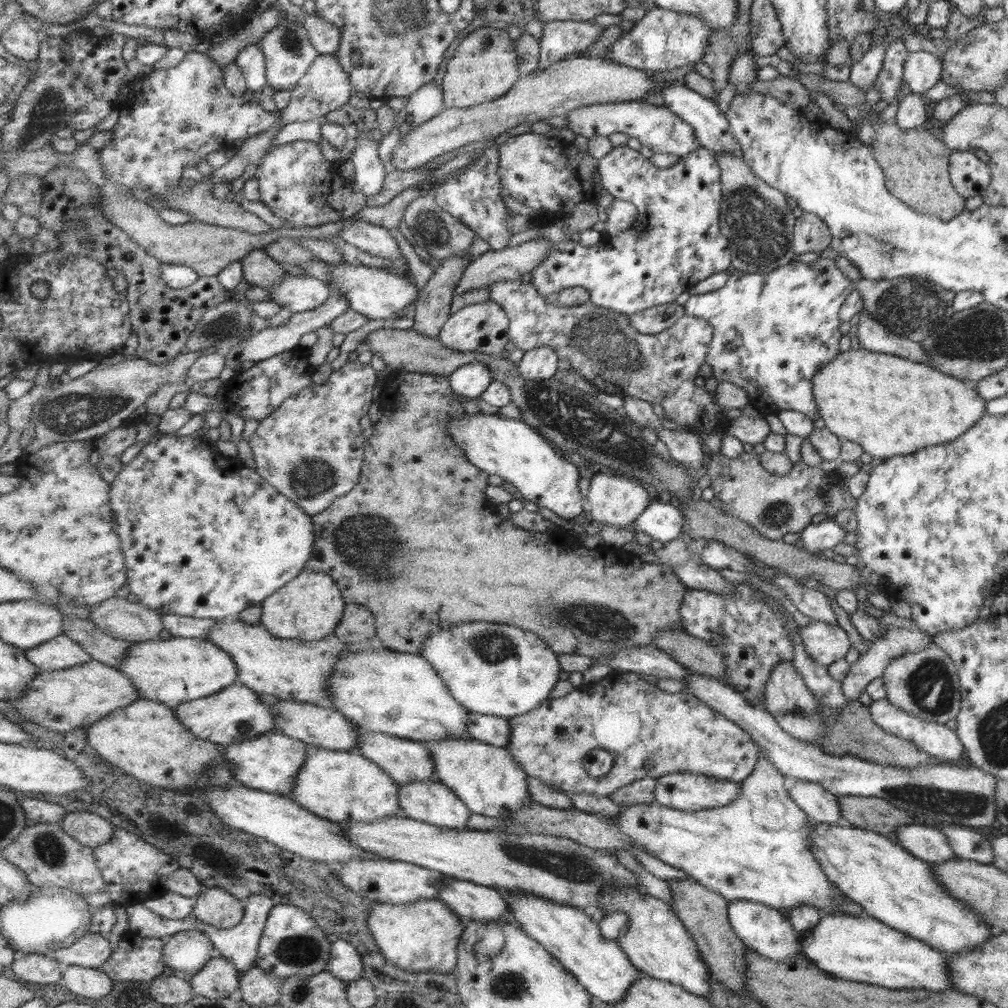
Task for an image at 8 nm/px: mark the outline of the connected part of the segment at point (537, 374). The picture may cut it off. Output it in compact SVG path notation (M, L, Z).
M539 347L526 351L518 364L519 372L528 381L552 379L557 372L560 356L551 347Z

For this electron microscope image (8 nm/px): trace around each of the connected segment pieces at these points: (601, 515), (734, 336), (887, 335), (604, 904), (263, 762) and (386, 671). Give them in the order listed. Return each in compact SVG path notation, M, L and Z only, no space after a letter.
M599 472L590 473L590 489L587 494L587 515L596 524L617 526L621 529L632 529L641 514L647 510L654 499L654 493L639 481L630 480L628 477L618 477Z
M818 258L812 263L804 264L796 259L785 266L775 268L765 274L747 274L739 271L730 271L730 275L722 288L715 290L715 292L705 292L705 294L690 296L688 301L684 304L684 307L686 308L687 315L707 320L708 323L712 325L713 335L707 352L707 363L711 368L713 378L716 378L717 381L725 380L740 386L746 392L749 402L755 402L755 406L769 406L769 404L773 404L778 410L800 412L814 420L819 416L814 397L812 396L812 376L817 367L828 363L829 360L835 358L840 352L839 346L837 345L839 337L841 336L838 328L841 321L838 312L845 297L847 297L849 292L853 289L854 283L849 282L849 280L841 274L841 271L836 267L833 261L824 261L822 258Z
M861 310L856 326L859 346L876 353L887 353L915 363L928 364L928 356L922 351L919 342L889 332L868 312Z
M609 885L600 896L600 906L603 914L620 910L629 915L631 926L619 941L621 948L628 953L629 960L632 960L643 974L671 982L697 995L709 994L713 976L700 956L692 933L688 931L671 904L655 896L643 894L635 887Z
M275 730L251 740L228 744L224 755L231 763L232 771L236 772L237 780L249 788L287 796L294 789L296 776L300 774L301 768L305 768L307 750L309 745L305 741Z
M365 646L341 655L336 662L328 688L332 694L328 705L363 730L423 744L453 737L471 737L468 718L472 712L449 692L448 685L423 655Z

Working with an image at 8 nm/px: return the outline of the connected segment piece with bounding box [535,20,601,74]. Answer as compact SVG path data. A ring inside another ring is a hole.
M555 20L543 24L544 30L542 31L541 54L540 63L535 74L543 74L543 70L547 70L548 66L564 59L576 56L580 50L591 47L600 37L601 28L594 22L581 22L581 21L559 21Z

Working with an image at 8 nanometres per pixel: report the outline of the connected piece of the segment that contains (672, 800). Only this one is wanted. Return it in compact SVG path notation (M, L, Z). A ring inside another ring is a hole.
M689 772L663 775L658 780L656 802L687 812L724 807L737 800L742 791L736 781Z

